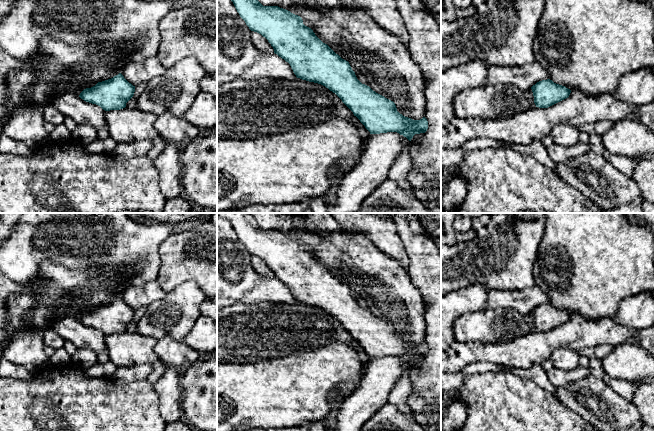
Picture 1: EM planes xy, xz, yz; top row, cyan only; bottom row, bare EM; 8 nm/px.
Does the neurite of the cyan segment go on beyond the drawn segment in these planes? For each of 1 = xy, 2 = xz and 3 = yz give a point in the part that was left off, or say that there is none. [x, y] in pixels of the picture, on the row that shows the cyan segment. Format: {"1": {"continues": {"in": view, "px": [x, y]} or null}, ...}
{"1": {"continues": null}, "2": {"continues": null}, "3": {"continues": null}}

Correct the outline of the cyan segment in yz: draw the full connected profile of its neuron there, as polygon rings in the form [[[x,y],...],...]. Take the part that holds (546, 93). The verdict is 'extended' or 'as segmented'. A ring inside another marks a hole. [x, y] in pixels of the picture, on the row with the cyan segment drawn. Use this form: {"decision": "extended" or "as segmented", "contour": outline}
{"decision": "as segmented", "contour": [[[542,80],[531,87],[536,107],[548,108],[569,97],[571,90],[554,83],[552,80]]]}

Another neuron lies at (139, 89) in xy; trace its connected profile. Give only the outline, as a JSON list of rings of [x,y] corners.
[[[141,84],[135,87],[133,97],[126,103],[126,108],[132,109],[136,107],[136,102],[140,94],[146,89],[147,84]]]

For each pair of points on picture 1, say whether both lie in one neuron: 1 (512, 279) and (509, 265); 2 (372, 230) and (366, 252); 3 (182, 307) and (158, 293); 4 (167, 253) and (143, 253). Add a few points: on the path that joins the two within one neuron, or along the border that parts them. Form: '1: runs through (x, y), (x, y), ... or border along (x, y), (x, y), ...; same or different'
1: runs through (512, 276), (511, 268); same
2: border along (348, 229), (362, 234), (387, 255); different
3: border along (166, 294), (147, 308); different
4: border along (171, 234), (158, 249), (160, 269), (157, 276); different

